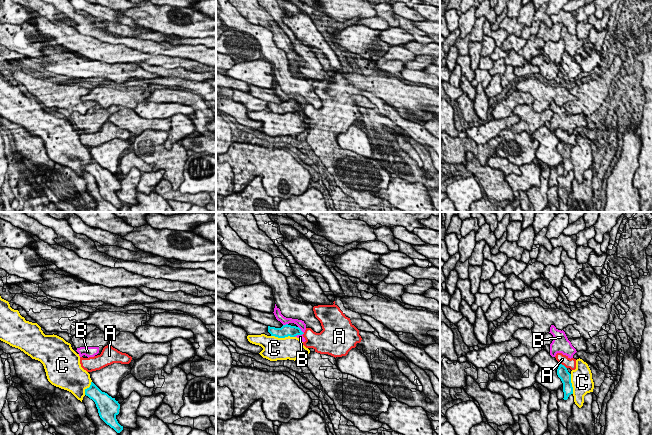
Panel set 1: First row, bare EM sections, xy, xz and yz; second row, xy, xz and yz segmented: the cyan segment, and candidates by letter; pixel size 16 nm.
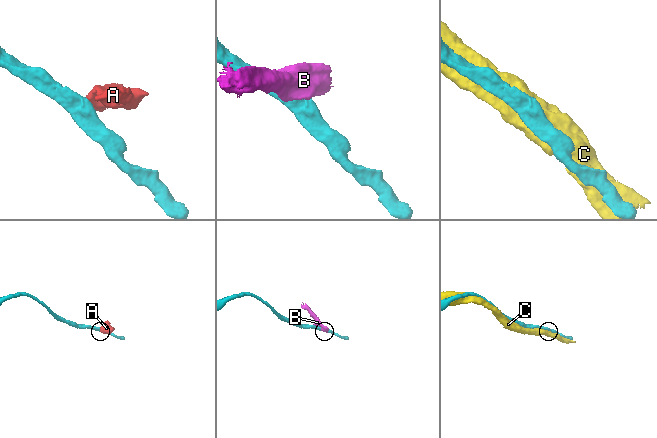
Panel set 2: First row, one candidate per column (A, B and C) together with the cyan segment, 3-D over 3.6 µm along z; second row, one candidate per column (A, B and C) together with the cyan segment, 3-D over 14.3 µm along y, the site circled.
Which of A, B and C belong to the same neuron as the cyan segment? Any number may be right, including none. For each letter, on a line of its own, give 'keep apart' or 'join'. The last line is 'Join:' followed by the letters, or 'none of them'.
A: keep apart
B: keep apart
C: keep apart
Join: none of them

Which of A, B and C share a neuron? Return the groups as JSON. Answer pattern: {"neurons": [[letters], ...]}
{"neurons": [["A"], ["B"], ["C"]]}

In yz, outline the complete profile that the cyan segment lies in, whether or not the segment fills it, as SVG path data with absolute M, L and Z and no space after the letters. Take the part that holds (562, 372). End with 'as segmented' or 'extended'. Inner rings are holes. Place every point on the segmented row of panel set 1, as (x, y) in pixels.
M560 364L557 369L557 375L561 379L563 383L563 392L564 392L564 400L567 400L568 397L573 394L573 387L571 383L571 374L568 372L567 368Z | as segmented

